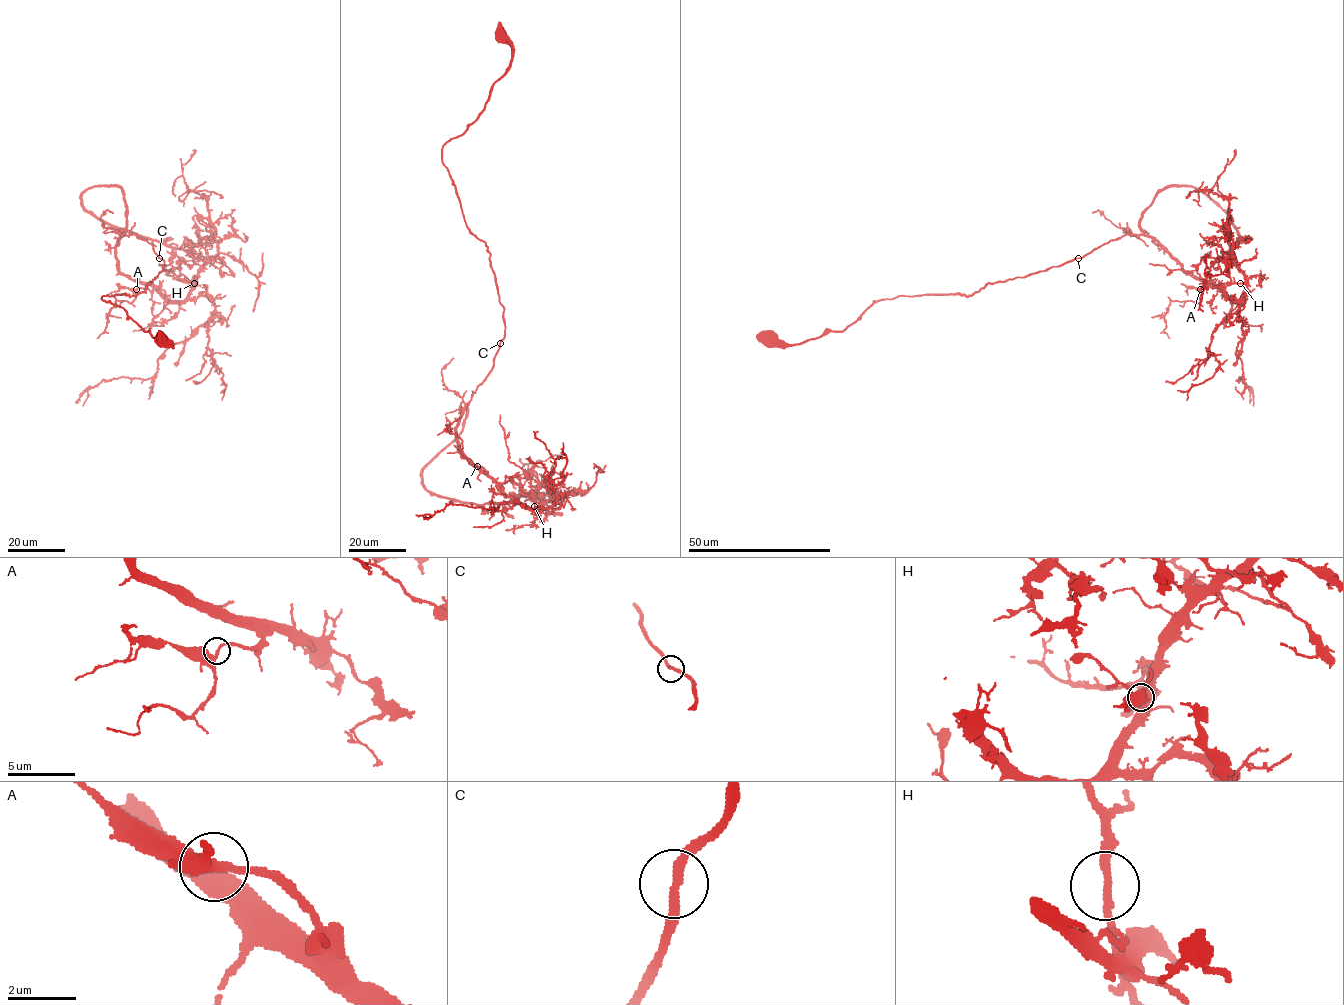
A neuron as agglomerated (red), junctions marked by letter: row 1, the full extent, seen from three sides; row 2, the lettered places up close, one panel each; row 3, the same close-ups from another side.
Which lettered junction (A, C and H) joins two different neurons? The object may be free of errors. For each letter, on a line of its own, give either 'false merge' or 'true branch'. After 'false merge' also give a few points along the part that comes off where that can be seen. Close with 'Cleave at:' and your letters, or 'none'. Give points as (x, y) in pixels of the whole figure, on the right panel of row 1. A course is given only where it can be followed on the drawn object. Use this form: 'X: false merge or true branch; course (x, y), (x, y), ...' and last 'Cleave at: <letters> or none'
A: true branch
C: true branch
H: true branch
Cleave at: none

